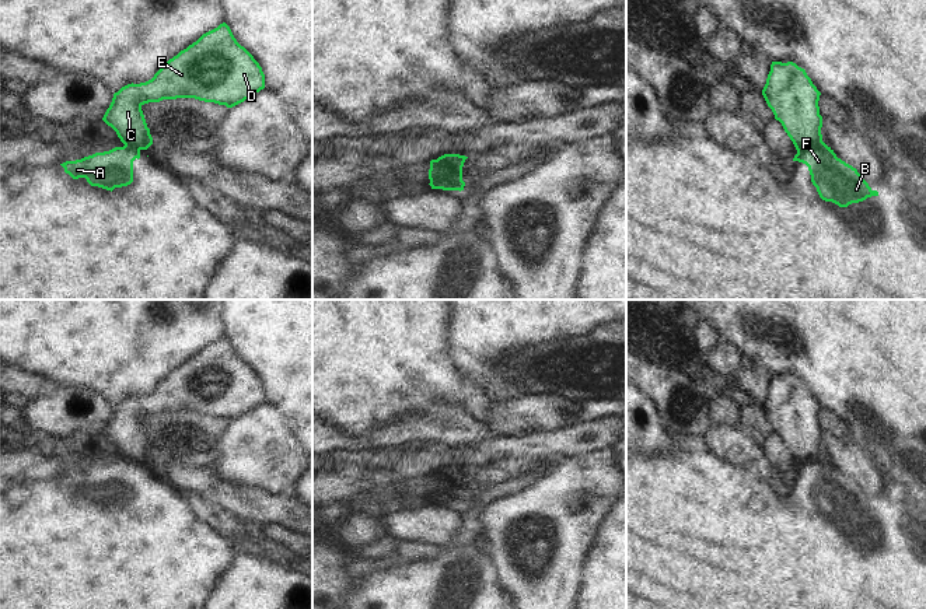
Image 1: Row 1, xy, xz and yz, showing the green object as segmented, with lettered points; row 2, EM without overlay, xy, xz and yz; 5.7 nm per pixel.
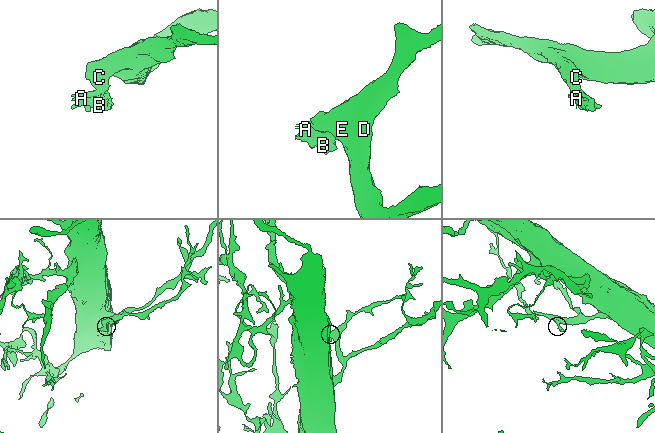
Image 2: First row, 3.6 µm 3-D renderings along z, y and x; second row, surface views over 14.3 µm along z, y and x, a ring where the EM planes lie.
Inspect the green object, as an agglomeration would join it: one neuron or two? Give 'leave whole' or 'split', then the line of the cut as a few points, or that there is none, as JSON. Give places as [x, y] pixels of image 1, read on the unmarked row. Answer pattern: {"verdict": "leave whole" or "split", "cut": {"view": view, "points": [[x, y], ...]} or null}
{"verdict": "split", "cut": {"view": "xz", "points": [[436, 473], [451, 487], [461, 492]]}}

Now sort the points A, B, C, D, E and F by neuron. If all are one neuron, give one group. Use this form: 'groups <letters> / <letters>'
groups A B F / C D E

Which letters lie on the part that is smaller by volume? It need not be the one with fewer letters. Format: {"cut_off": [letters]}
{"cut_off": ["A", "B", "F"]}

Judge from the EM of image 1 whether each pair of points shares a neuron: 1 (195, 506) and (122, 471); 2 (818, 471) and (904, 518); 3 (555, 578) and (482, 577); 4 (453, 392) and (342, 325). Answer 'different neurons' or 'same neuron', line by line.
1: different neurons
2: same neuron
3: different neurons
4: same neuron

